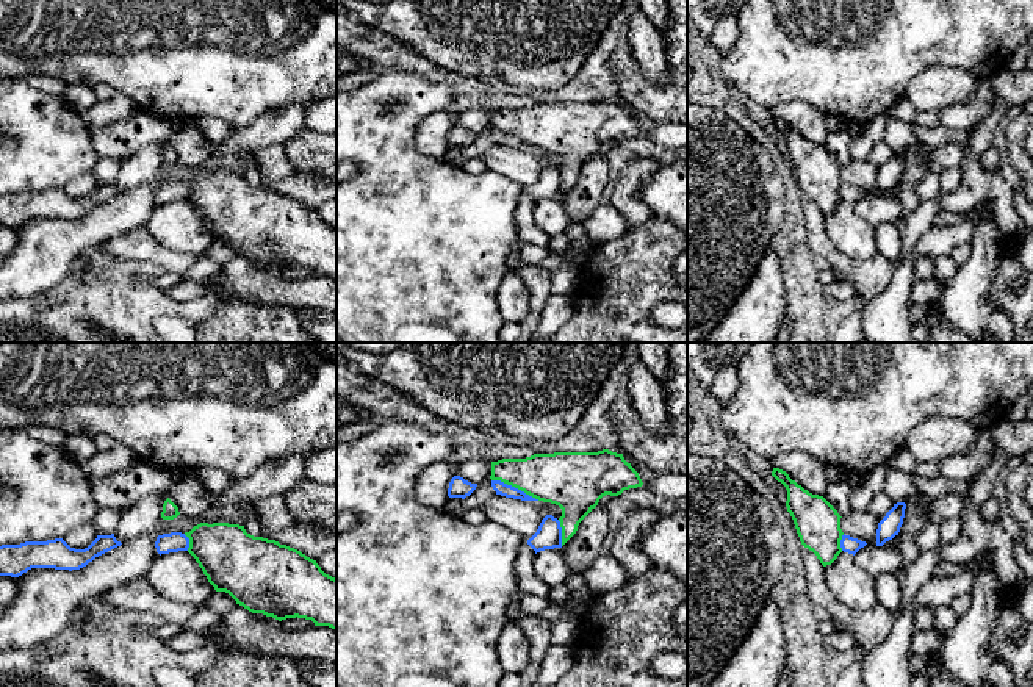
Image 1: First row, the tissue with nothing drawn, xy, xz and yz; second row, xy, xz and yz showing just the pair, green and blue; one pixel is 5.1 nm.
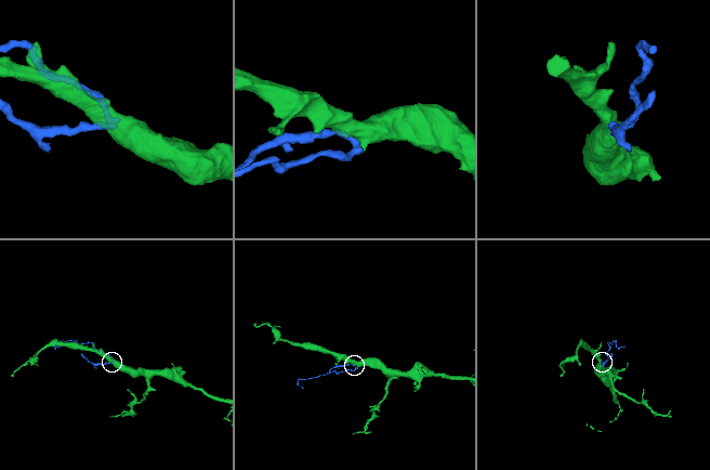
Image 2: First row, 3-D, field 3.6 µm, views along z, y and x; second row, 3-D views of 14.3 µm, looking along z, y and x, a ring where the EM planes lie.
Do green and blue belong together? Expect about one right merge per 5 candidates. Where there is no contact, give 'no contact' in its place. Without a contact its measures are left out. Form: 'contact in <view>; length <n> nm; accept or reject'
contact in xz; length 260 nm; accept

